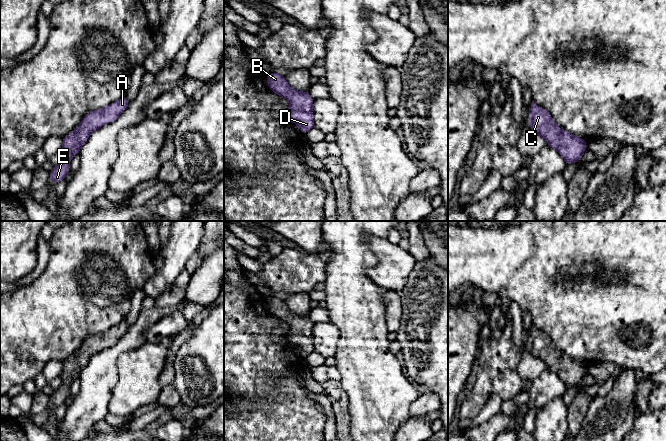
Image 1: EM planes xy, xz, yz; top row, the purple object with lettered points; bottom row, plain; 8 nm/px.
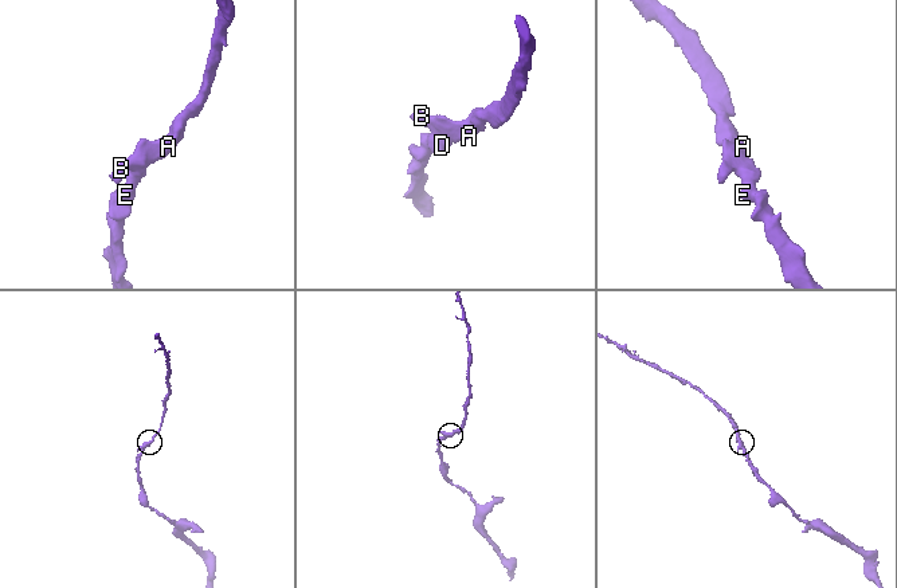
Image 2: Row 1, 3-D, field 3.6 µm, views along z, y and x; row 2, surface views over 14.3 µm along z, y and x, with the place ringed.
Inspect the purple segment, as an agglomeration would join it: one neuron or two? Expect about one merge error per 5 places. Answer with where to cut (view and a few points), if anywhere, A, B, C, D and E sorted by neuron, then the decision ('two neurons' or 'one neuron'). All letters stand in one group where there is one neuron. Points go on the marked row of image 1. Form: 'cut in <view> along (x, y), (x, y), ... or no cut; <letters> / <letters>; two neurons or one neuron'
no cut; A B C D E; one neuron

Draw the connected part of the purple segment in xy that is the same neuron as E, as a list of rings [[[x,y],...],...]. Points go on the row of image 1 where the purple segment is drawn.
[[[124,95],[115,103],[89,112],[84,116],[82,122],[73,132],[63,137],[63,146],[60,151],[62,161],[58,165],[53,166],[52,171],[49,173],[49,180],[54,184],[63,181],[66,174],[70,172],[70,158],[79,154],[81,146],[87,141],[89,135],[105,124],[114,122],[128,107],[129,103],[126,95]]]

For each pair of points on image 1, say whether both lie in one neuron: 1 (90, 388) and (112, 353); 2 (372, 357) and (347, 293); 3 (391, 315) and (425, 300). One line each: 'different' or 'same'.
1: same
2: same
3: different

